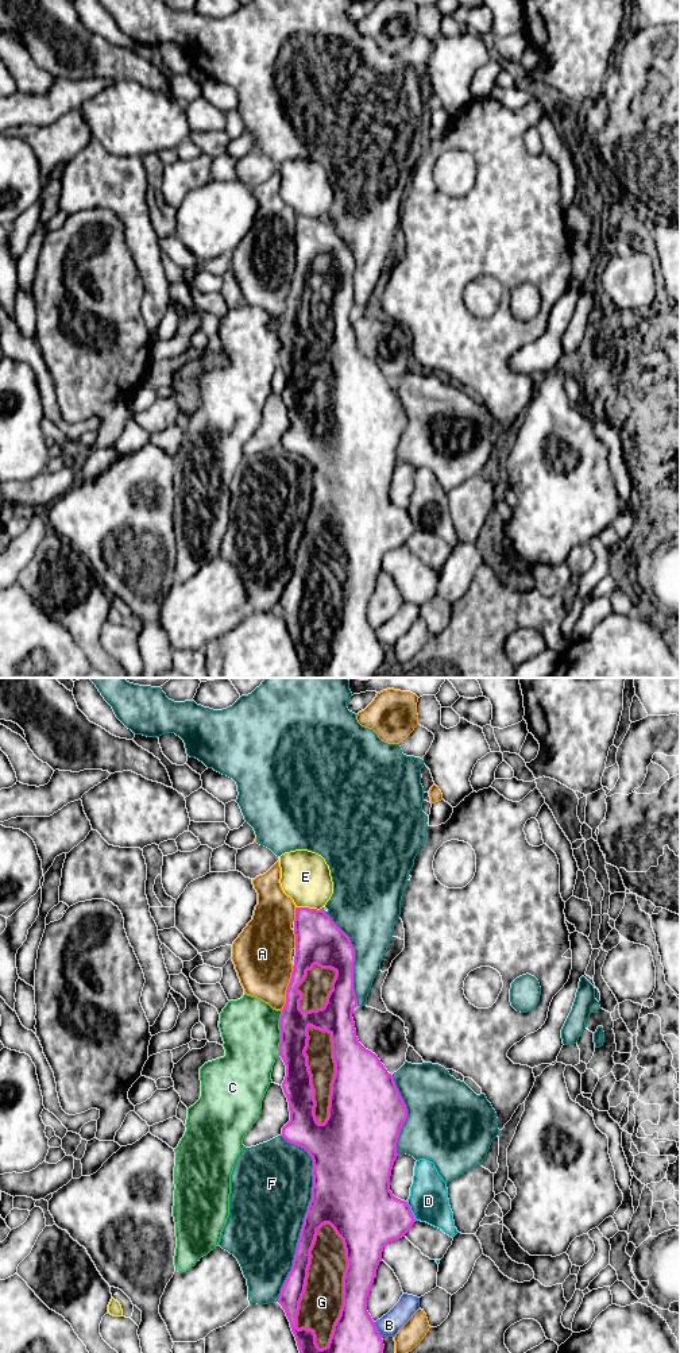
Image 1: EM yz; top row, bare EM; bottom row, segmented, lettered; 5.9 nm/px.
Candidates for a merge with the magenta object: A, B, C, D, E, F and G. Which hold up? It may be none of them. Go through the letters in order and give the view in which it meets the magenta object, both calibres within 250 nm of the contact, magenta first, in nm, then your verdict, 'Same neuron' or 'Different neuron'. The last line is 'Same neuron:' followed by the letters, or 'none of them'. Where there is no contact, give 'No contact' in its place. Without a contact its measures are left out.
A: Touches magenta in yz. Thickness 170 nm (magenta) against 360 nm. Different neuron
B: Touches magenta in yz. Thickness 320 nm (magenta) against 130 nm. Different neuron
C: Touches magenta in yz. Thickness 170 nm (magenta) against 360 nm. Different neuron
D: Touches magenta in yz. Thickness 380 nm (magenta) against 240 nm. Different neuron
E: Touches magenta in yz. Thickness 280 nm (magenta) against 300 nm. Different neuron
F: Touches magenta in yz. Thickness 360 nm (magenta) against 480 nm. Different neuron
G: Touches magenta in yz. Thickness 240 nm (magenta) against 240 nm. Same neuron
Same neuron: G

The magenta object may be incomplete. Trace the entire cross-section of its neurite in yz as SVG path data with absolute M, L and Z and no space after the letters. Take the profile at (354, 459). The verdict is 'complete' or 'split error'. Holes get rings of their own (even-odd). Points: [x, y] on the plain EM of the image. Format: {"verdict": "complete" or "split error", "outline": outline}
{"verdict": "split error", "outline": "M295 216L295 265L286 312L279 328L279 365L286 374L282 392L290 429L282 446L304 456L313 469L312 508L304 527L291 579L278 606L301 662L302 678L375 678L383 663L383 648L367 620L383 556L412 537L416 527L407 510L390 500L390 485L398 465L397 451L407 427L406 413L378 365L356 346L352 327L358 308L353 298L355 257L349 246L322 219Z"}

